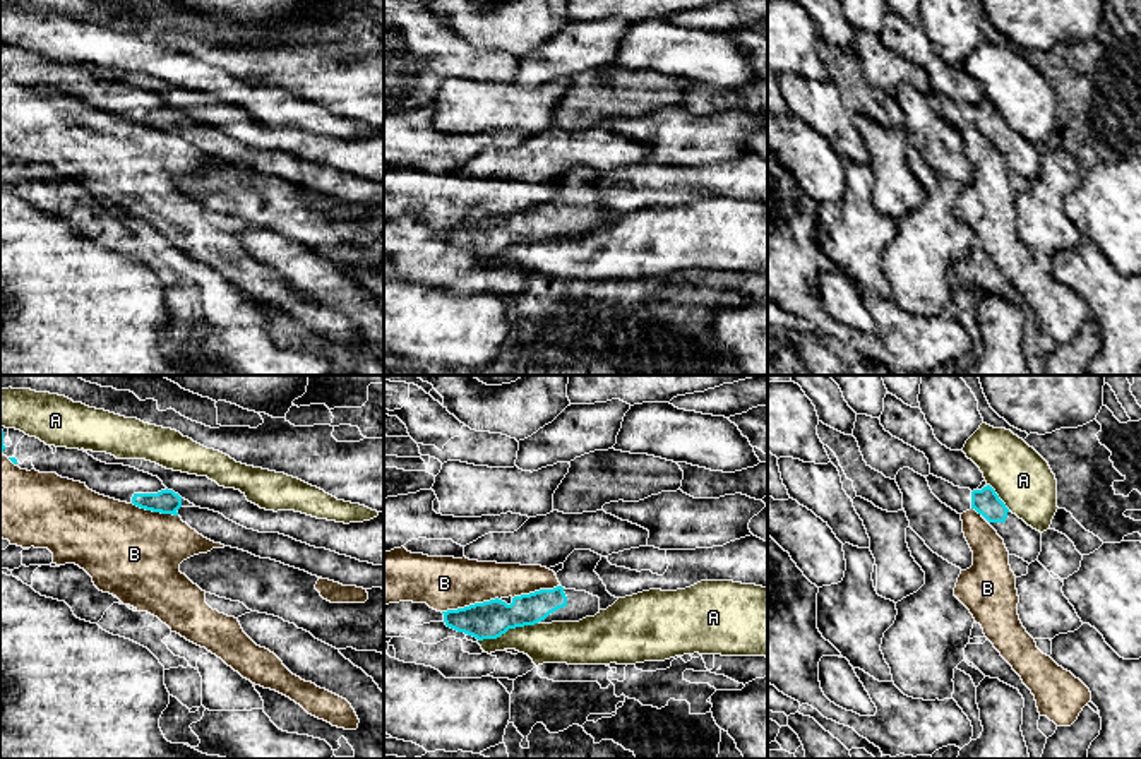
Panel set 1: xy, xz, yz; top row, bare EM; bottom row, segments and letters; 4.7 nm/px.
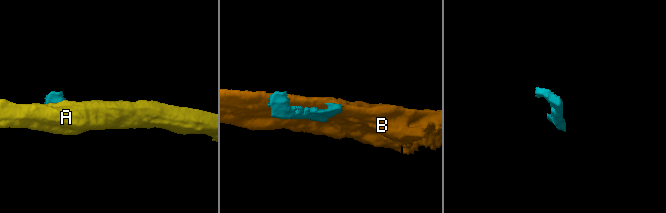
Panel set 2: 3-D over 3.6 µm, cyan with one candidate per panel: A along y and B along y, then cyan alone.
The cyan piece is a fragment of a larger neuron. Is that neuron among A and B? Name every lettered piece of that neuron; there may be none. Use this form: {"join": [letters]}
{"join": []}

